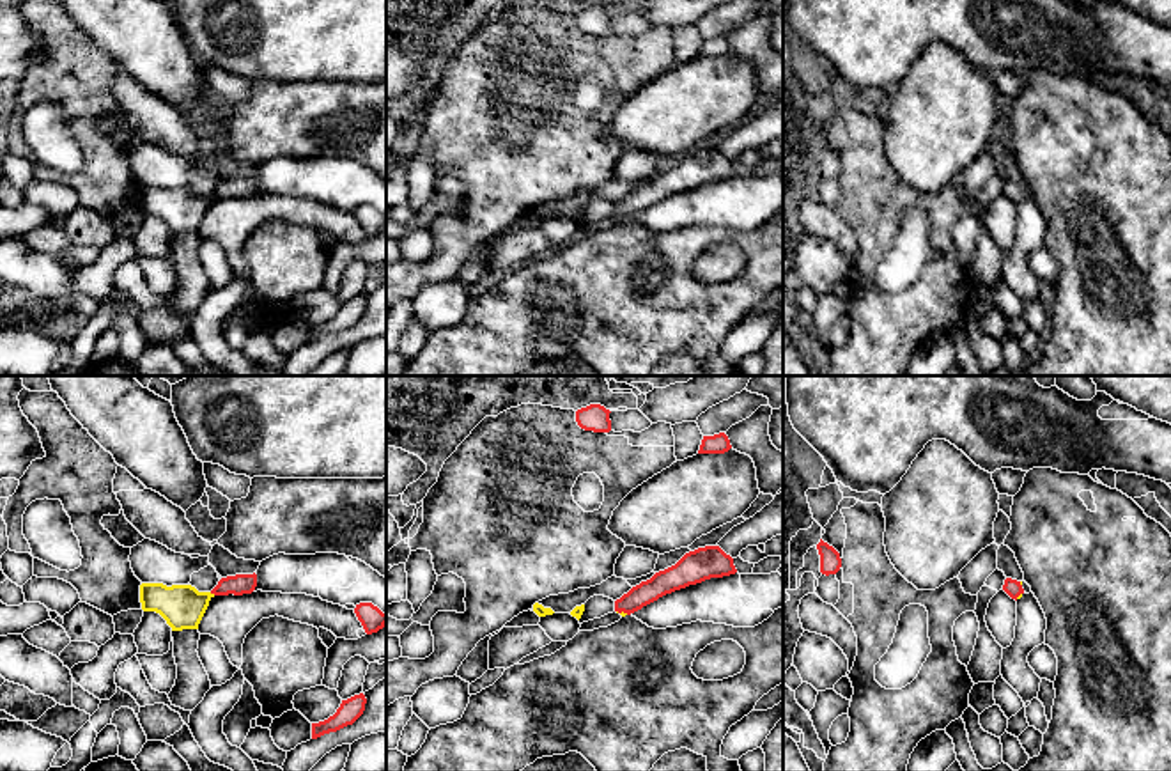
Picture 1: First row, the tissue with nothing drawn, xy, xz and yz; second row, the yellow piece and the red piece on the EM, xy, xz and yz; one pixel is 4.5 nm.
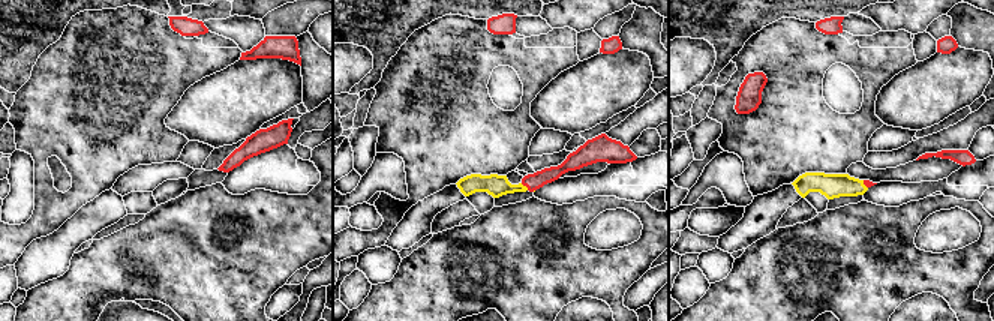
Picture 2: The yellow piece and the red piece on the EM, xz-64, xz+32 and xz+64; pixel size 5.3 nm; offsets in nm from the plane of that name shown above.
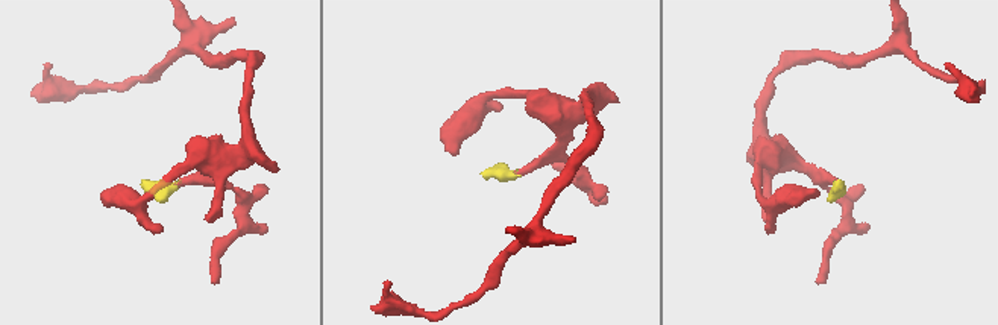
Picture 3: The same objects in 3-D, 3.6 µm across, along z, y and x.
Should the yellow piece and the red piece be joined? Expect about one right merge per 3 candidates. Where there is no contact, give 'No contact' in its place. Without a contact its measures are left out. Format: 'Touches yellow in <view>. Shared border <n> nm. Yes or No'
Touches yellow in xy. Shared border 30 nm. Yes

